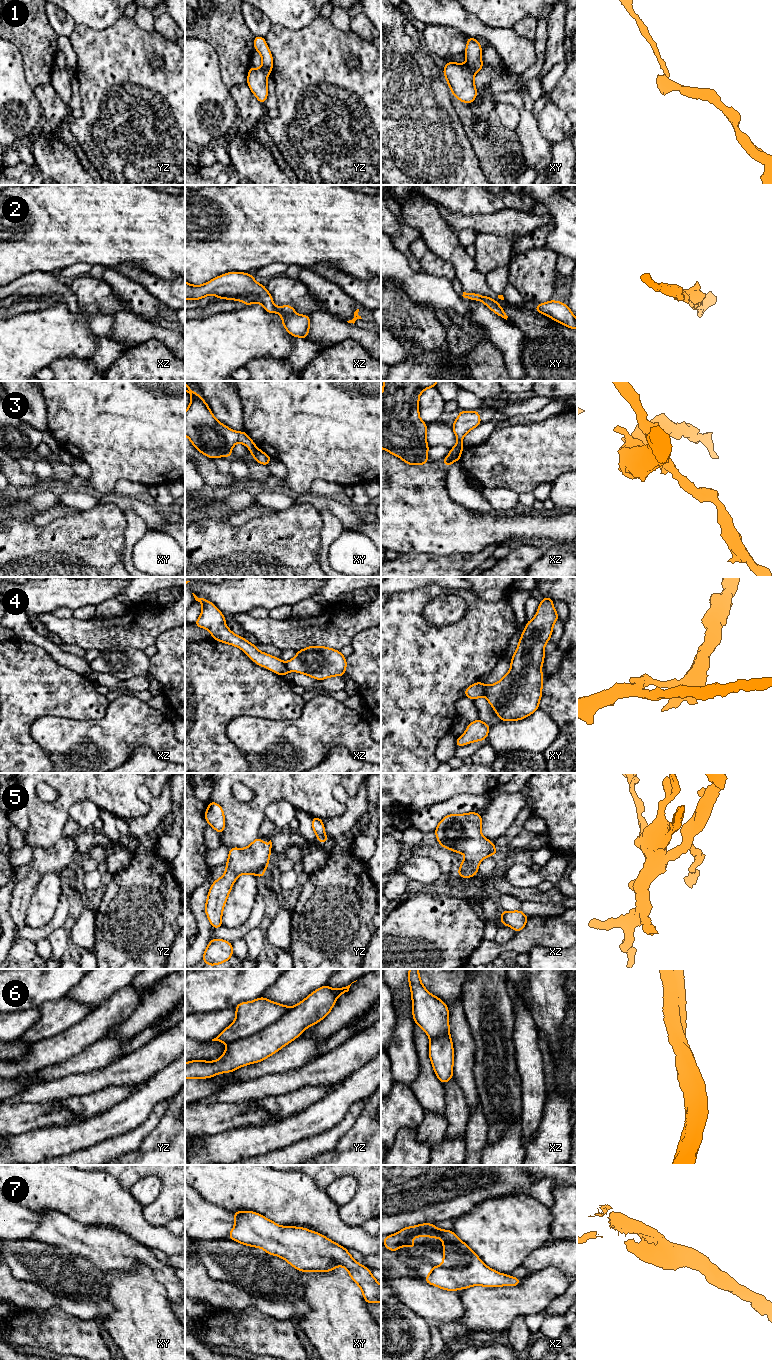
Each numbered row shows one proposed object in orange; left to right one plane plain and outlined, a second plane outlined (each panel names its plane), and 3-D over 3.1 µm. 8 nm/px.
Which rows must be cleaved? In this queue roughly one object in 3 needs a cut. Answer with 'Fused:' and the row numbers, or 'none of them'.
Fused: 1, 3, 4, 6

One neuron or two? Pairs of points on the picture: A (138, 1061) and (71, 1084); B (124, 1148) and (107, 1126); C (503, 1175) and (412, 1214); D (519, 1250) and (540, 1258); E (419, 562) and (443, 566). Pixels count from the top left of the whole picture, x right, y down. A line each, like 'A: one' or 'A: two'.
A: one
B: two
C: one
D: two
E: one

